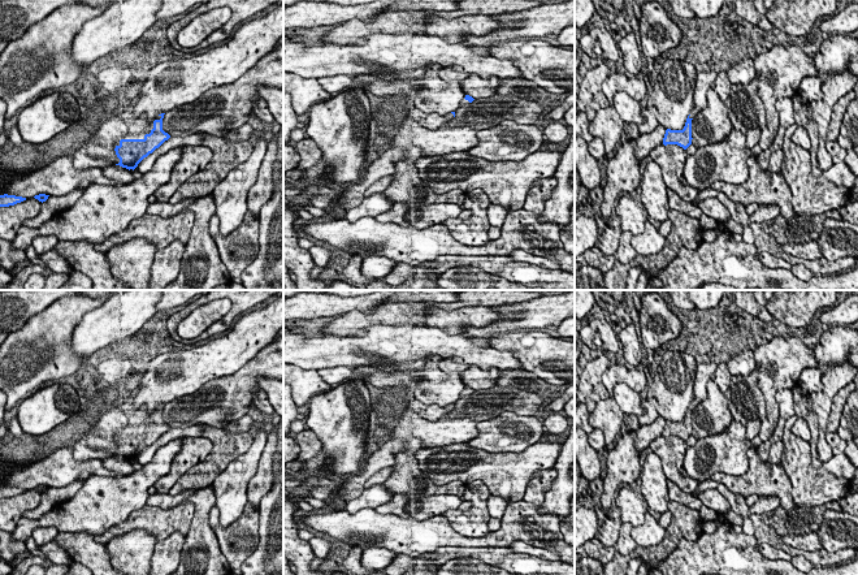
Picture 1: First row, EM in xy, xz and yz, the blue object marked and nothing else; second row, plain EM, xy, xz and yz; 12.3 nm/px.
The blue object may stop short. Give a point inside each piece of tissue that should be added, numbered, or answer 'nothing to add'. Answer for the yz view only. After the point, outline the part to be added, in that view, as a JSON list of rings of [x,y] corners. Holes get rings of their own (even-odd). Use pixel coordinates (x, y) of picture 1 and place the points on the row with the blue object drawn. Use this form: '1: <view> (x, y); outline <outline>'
1: yz (705, 78); outline [[[702,70],[697,74],[697,83],[694,87],[694,109],[690,112],[689,118],[696,117],[707,105],[706,94],[711,88],[718,73],[714,70]]]

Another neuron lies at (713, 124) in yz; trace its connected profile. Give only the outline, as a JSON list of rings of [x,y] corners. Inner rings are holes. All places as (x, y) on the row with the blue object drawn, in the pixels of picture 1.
[[[710,88],[706,98],[707,105],[692,121],[692,143],[696,148],[724,140],[733,127],[728,108],[718,92]]]

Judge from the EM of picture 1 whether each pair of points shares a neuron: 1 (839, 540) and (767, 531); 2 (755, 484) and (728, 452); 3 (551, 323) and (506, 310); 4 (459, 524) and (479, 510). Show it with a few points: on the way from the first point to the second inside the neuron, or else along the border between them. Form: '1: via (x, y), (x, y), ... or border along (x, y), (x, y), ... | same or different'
1: border along (823, 547), (830, 552), (844, 549) | different
2: border along (750, 446), (745, 472), (727, 475), (715, 471) | different
3: via (540, 312), (518, 308) | same
4: via (464, 523), (473, 515) | same

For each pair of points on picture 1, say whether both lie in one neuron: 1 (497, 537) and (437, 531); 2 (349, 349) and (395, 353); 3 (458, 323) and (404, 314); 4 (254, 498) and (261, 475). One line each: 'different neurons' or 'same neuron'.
1: same neuron
2: same neuron
3: same neuron
4: same neuron

